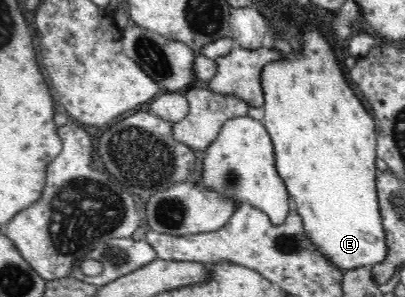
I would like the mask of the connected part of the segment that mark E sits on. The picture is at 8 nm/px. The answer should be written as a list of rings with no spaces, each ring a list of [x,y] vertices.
[[[307,23],[300,32],[302,49],[298,59],[283,56],[265,64],[261,72],[265,125],[274,146],[275,164],[284,180],[289,200],[302,218],[304,231],[316,246],[342,272],[353,268],[371,269],[387,256],[385,229],[377,195],[377,122],[358,95],[333,53],[333,47],[315,25]]]

